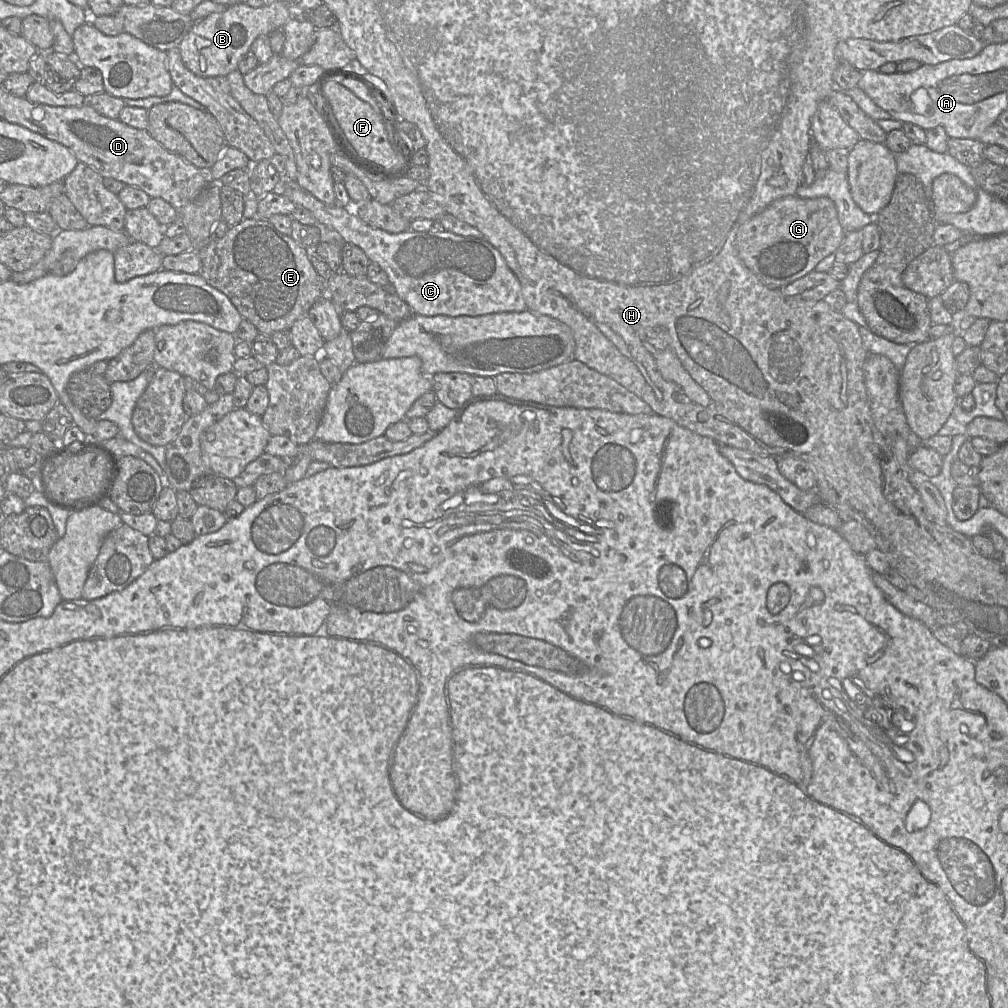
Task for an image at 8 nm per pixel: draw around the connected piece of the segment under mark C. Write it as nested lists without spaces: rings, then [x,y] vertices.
[[[281,184],[275,193],[290,199],[296,207],[309,210],[317,224],[336,231],[344,243],[361,248],[371,262],[377,263],[388,275],[401,300],[406,302],[414,314],[423,316],[481,316],[500,312],[521,312],[527,309],[520,282],[508,267],[501,253],[484,238],[462,236],[450,231],[413,231],[390,233],[365,223],[354,209],[340,205],[327,205],[302,189],[298,184]]]

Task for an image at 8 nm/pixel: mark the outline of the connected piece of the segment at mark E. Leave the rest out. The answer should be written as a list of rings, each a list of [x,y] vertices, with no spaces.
[[[261,218],[243,219],[229,228],[221,238],[211,238],[198,252],[202,266],[199,271],[209,285],[224,293],[244,319],[259,331],[271,336],[274,332],[290,330],[294,322],[304,316],[313,304],[327,296],[326,281],[317,273],[309,259],[309,250],[297,244],[290,236],[278,231]]]

